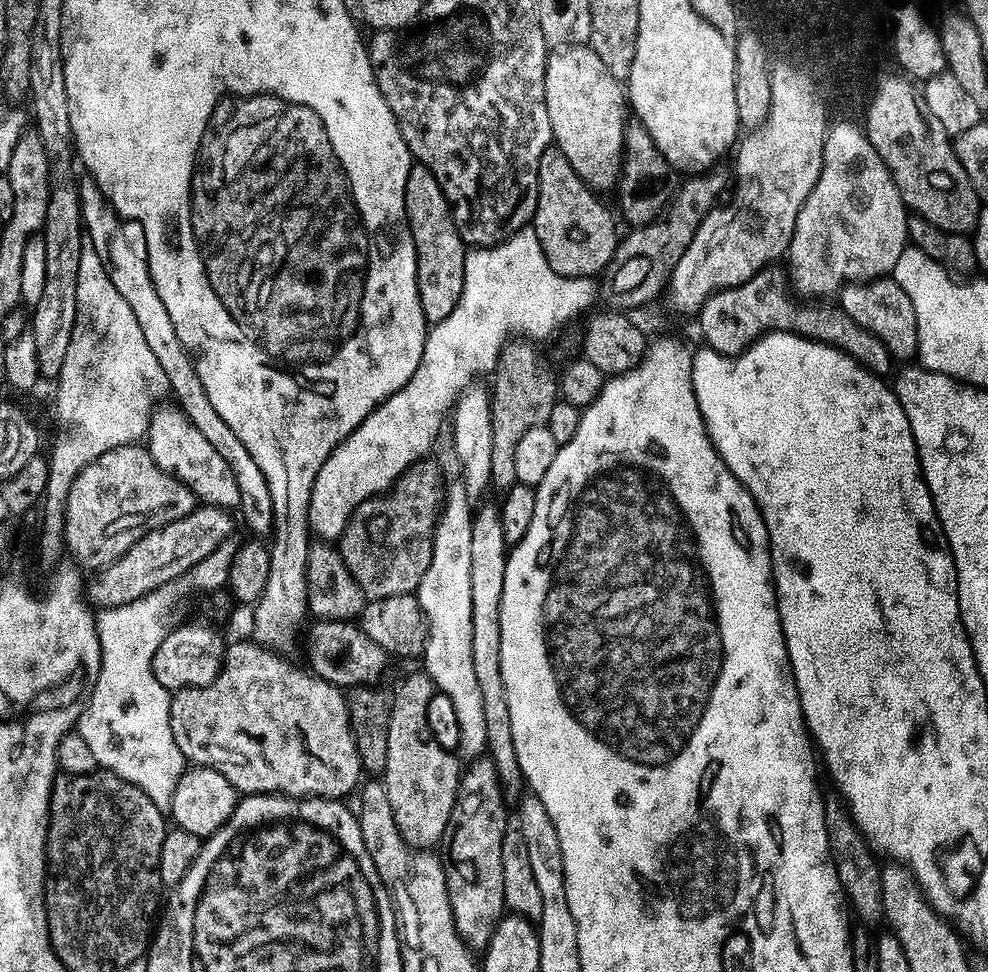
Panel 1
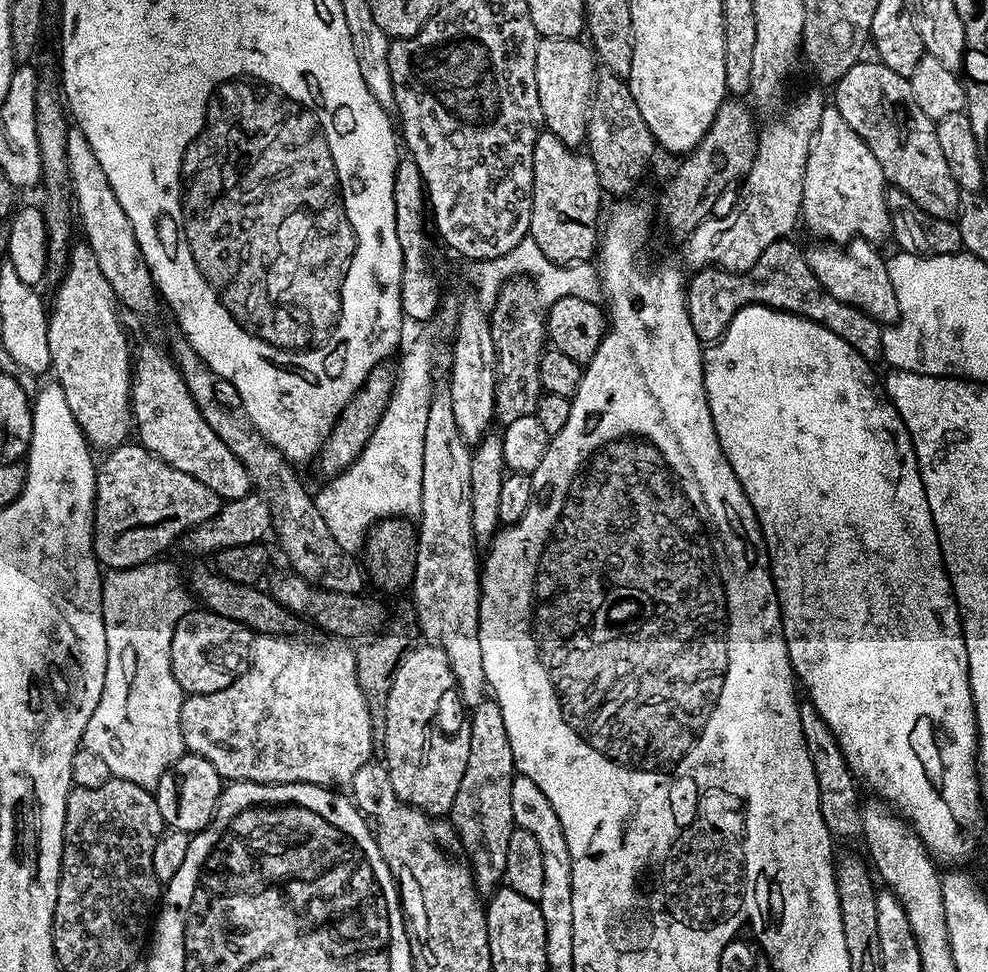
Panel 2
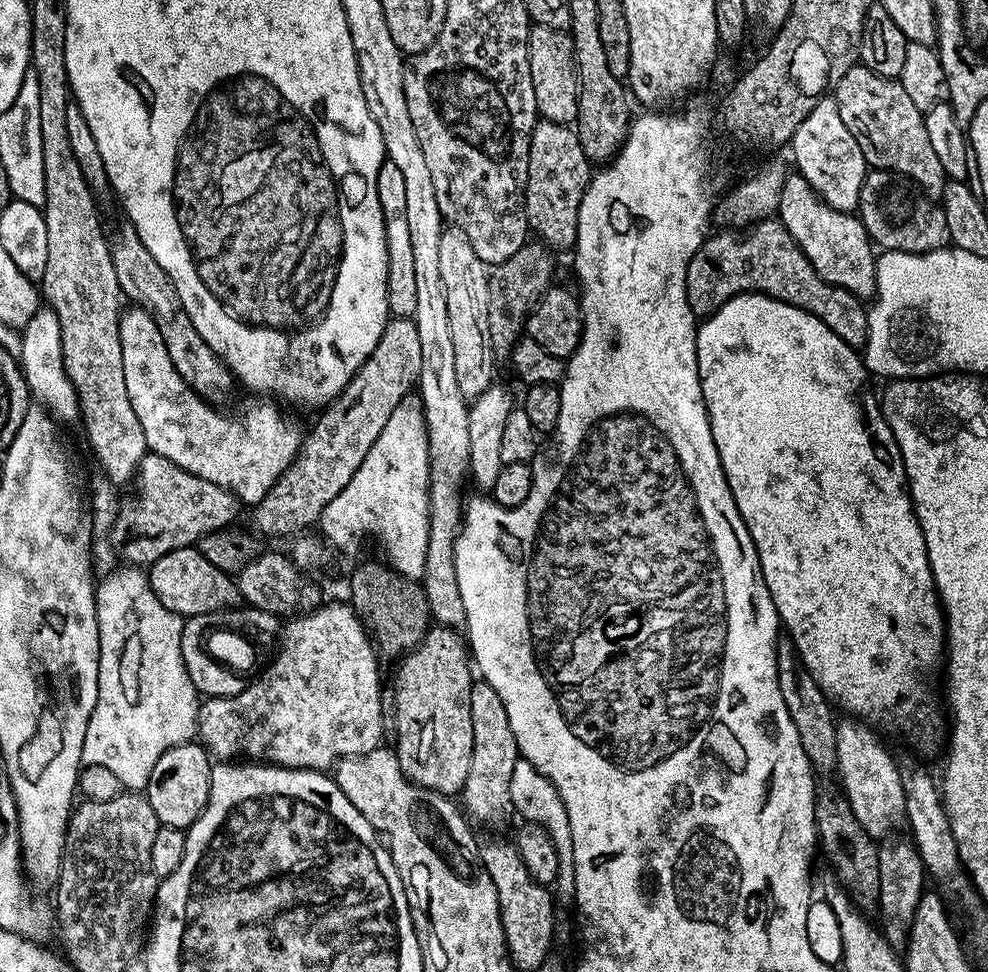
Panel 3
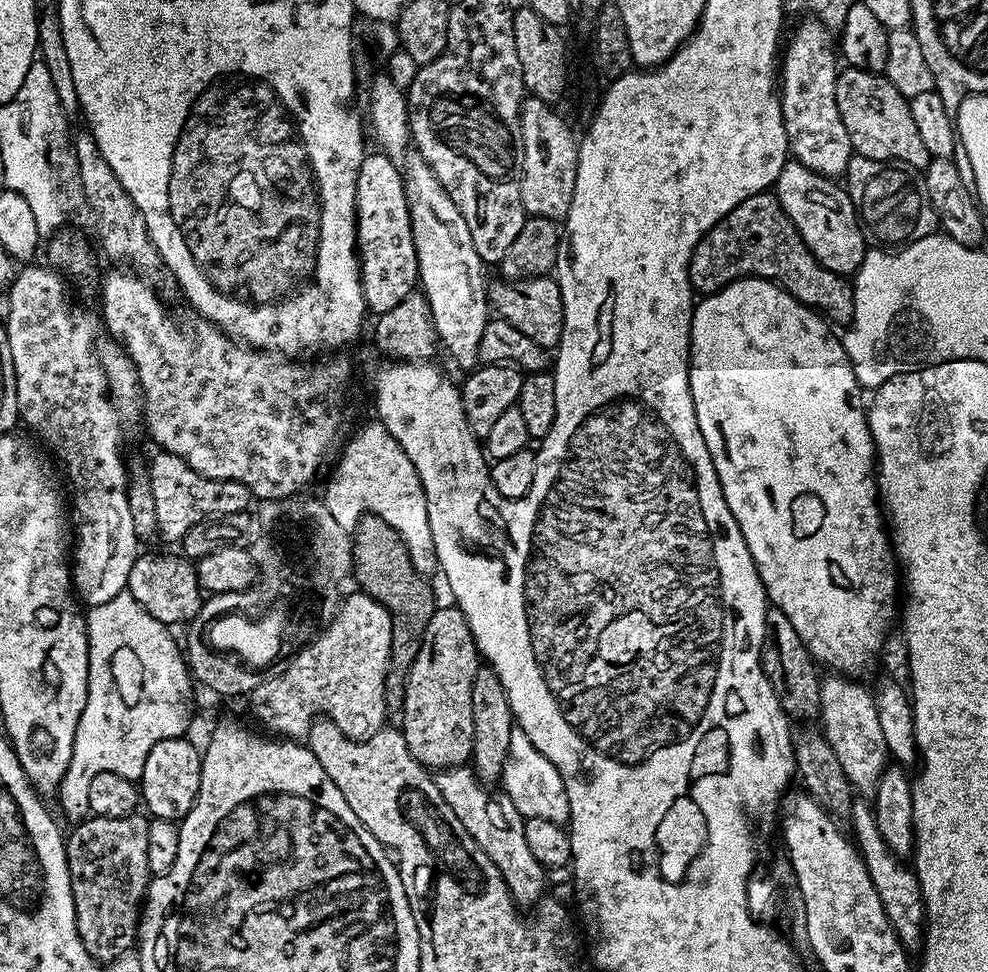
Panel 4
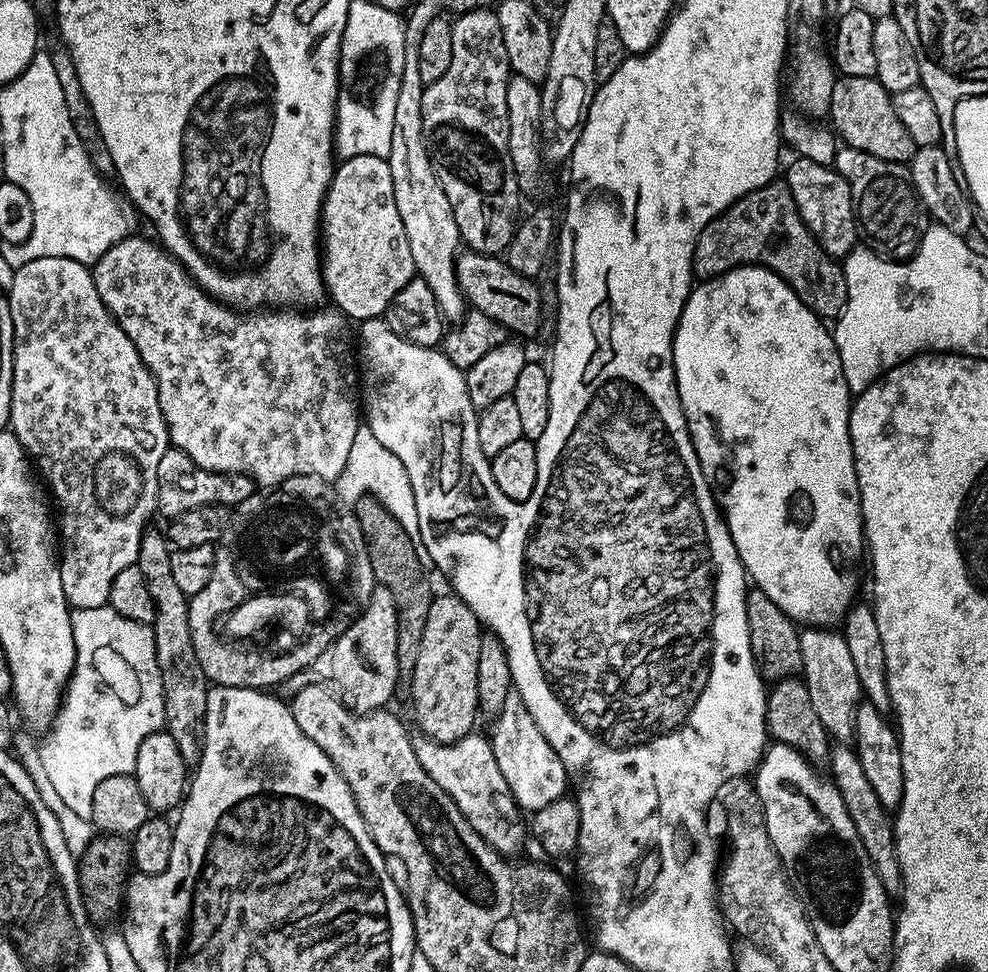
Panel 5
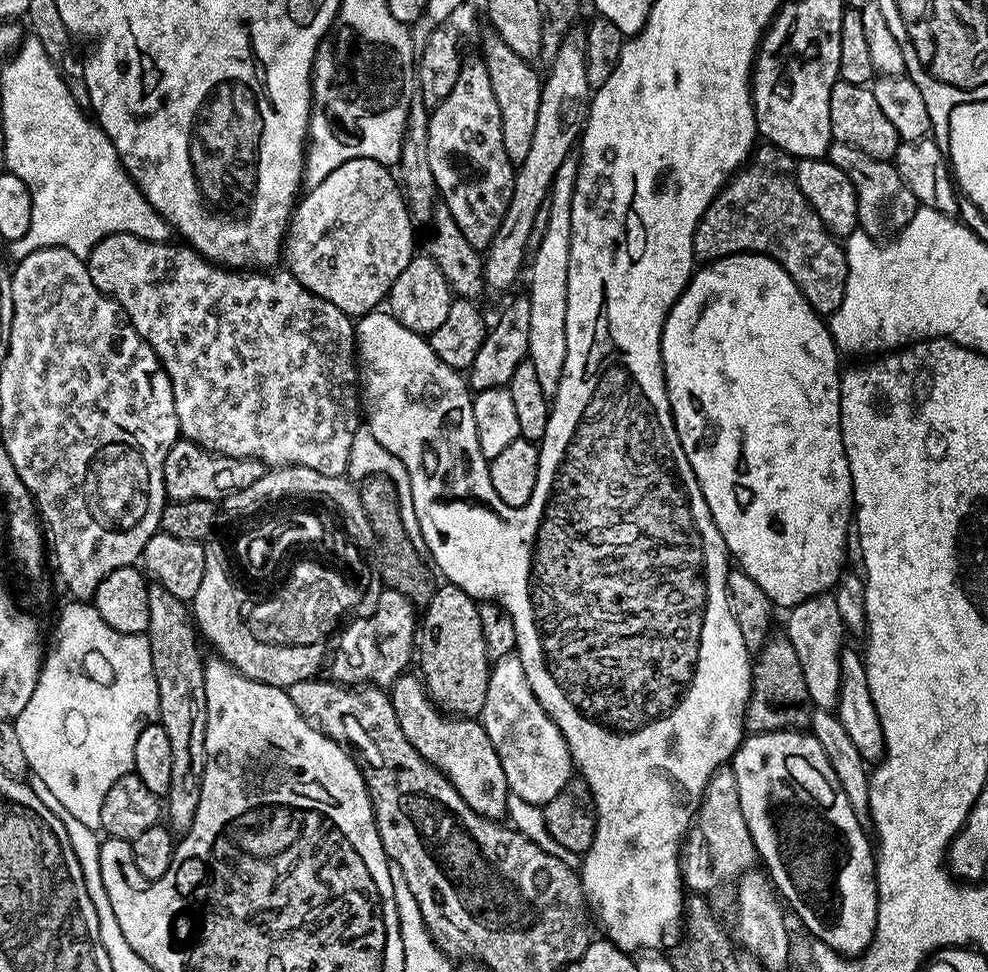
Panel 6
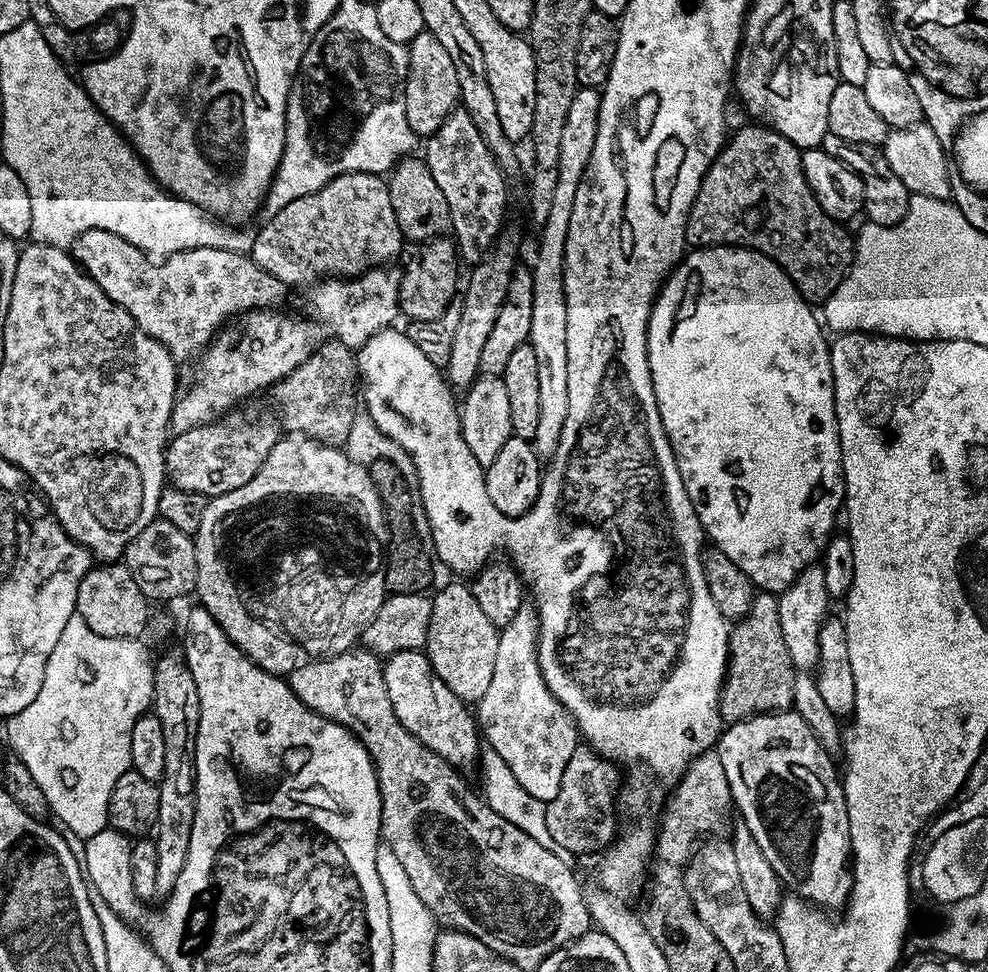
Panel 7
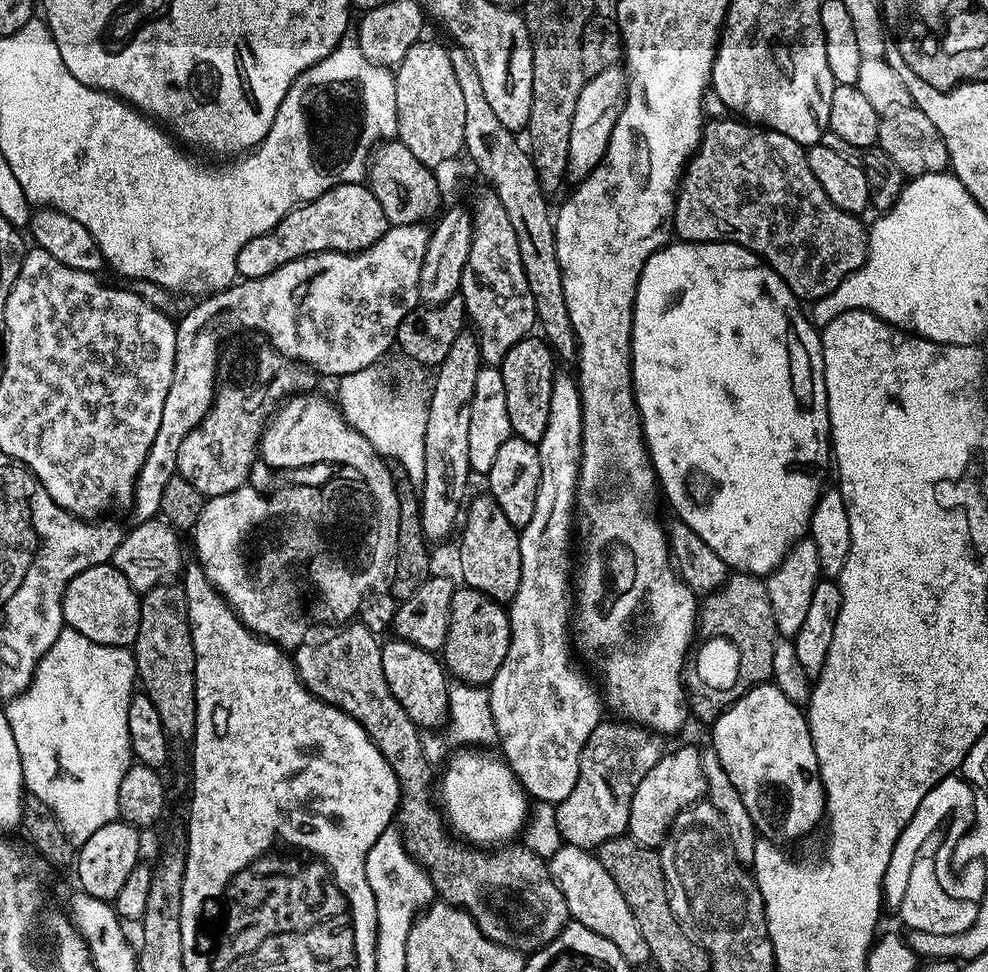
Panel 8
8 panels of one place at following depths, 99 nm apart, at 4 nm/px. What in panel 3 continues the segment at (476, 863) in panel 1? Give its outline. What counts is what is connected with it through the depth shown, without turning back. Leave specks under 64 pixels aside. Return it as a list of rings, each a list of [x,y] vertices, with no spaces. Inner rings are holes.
[[[482,678],[477,679],[470,690],[470,723],[474,725],[474,754],[470,758],[470,774],[462,793],[463,811],[480,824],[504,824],[514,816],[510,777],[514,775],[514,766],[521,754],[514,730],[510,730],[506,706],[502,706],[502,698],[498,698],[498,690]]]

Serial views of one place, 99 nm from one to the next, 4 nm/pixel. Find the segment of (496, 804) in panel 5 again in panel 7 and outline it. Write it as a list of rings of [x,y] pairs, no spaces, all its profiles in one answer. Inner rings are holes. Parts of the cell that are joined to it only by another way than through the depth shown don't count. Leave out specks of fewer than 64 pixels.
[[[402,650],[383,661],[384,685],[386,694],[390,694],[390,706],[394,706],[394,715],[398,722],[426,746],[426,750],[434,750],[438,758],[451,764],[457,770],[465,770],[477,763],[482,751],[482,736],[478,731],[478,721],[473,709],[434,674],[434,666],[430,666],[428,653],[424,650]]]

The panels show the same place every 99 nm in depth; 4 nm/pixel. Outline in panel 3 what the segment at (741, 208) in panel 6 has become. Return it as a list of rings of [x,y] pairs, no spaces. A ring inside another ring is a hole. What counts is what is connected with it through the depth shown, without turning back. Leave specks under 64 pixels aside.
[[[769,218],[756,221],[753,236],[748,230],[720,231],[724,232],[705,239],[694,258],[690,258],[690,266],[686,266],[686,294],[695,316],[707,318],[730,298],[758,292],[761,296],[784,300],[814,314],[826,322],[826,326],[830,326],[842,342],[857,350],[863,349],[868,340],[868,308],[865,301],[820,277],[781,220]]]

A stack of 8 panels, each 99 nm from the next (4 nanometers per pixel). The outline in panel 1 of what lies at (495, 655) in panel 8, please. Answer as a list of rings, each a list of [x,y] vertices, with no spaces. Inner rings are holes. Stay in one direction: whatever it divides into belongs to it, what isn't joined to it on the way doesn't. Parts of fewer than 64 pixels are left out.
[[[423,670],[410,673],[394,688],[386,766],[382,773],[382,783],[386,798],[390,798],[390,810],[394,814],[398,834],[402,834],[410,847],[421,850],[435,849],[443,841],[446,822],[450,822],[450,810],[454,810],[462,771],[457,753],[447,752],[436,741],[428,725],[428,707],[432,704],[432,696],[432,680]]]

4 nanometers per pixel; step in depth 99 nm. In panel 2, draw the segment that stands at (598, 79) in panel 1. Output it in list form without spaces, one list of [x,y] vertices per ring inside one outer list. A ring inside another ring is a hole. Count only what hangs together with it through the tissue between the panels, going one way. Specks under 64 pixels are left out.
[[[537,39],[534,78],[538,82],[538,102],[544,115],[543,127],[574,149],[579,149],[585,143],[588,134],[597,71],[598,61],[583,39]]]

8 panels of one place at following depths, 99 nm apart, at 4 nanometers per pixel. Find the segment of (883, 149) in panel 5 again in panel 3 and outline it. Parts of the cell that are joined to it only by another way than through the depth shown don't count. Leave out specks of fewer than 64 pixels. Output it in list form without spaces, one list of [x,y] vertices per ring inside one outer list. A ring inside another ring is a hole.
[[[858,63],[834,86],[838,102],[838,114],[846,122],[846,130],[854,134],[862,154],[872,168],[885,168],[891,172],[910,178],[930,197],[944,195],[946,177],[938,153],[930,147],[930,137],[926,135],[924,113],[914,106],[914,102],[902,90],[899,79],[874,74]]]

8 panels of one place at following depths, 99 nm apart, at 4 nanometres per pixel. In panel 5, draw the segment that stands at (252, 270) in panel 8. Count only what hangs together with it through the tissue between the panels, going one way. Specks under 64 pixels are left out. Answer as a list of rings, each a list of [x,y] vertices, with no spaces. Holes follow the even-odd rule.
[[[350,156],[341,159],[333,171],[322,213],[322,271],[331,303],[352,322],[383,317],[394,294],[417,275],[414,254],[410,254],[410,242],[406,242],[406,226],[402,226],[398,202],[394,202],[394,178],[385,157]]]

